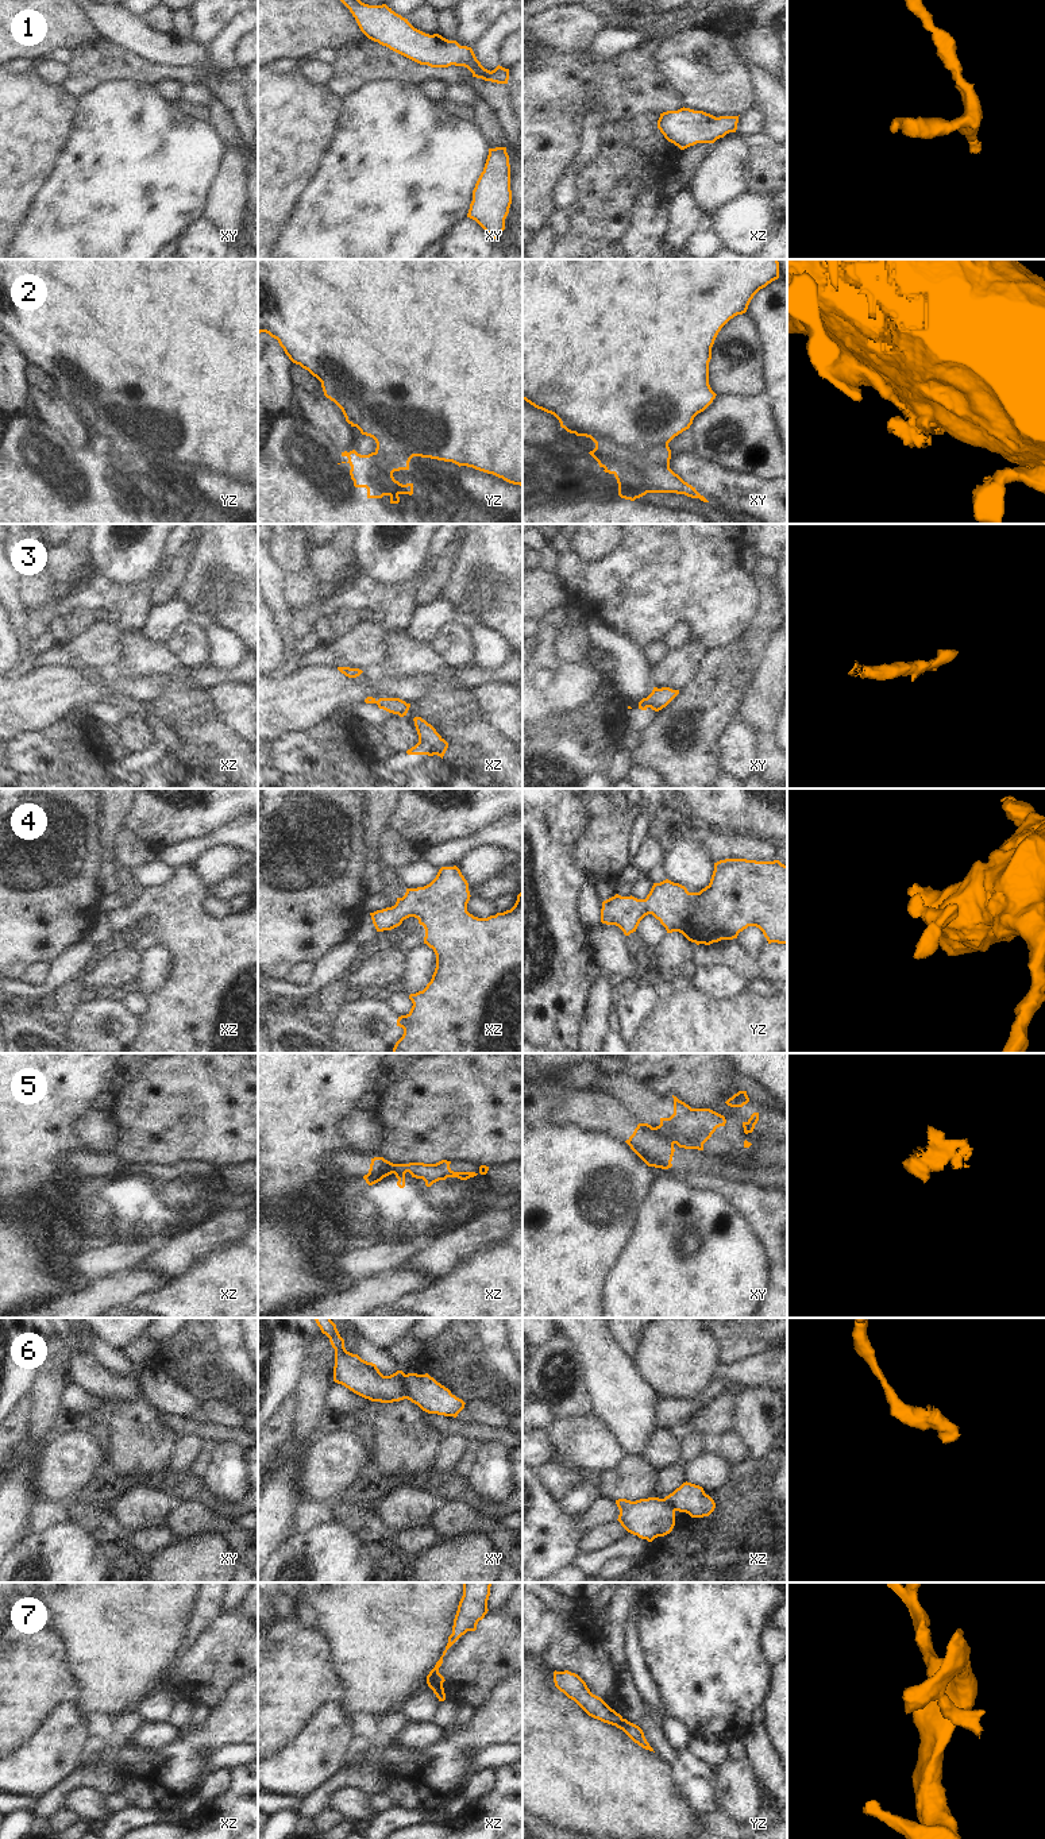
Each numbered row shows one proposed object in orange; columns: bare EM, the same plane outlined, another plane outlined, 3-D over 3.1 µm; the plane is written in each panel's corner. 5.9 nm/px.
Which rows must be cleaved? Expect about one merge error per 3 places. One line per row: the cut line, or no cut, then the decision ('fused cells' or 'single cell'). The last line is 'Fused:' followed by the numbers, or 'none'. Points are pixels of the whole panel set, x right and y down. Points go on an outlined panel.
1: no cut | single cell
2: xy (668, 466), (651, 463), (641, 455), (627, 455), (612, 473) | fused cells
3: no cut | single cell
4: no cut | single cell
5: xy (654, 1128), (659, 1130), (670, 1129), (674, 1142) | fused cells
6: xy (404, 1375), (405, 1395), (408, 1398) | fused cells
7: xz (438, 1672), (427, 1683) | fused cells
Fused: 2, 5, 6, 7

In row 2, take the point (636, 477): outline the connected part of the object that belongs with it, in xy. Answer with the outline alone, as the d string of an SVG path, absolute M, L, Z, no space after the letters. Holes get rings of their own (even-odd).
M643 455L620 459L613 474L618 483L618 496L625 500L635 501L647 493L676 493L709 502L670 466L651 463Z

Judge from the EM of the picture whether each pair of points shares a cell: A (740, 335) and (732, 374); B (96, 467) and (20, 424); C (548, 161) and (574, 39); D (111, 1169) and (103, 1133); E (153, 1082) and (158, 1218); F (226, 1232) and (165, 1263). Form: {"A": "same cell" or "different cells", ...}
{"A": "same cell", "B": "same cell", "C": "different cells", "D": "different cells", "E": "same cell", "F": "same cell"}

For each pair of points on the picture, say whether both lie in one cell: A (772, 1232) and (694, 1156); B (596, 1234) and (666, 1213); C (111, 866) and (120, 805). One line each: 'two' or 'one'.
A: two
B: two
C: one

